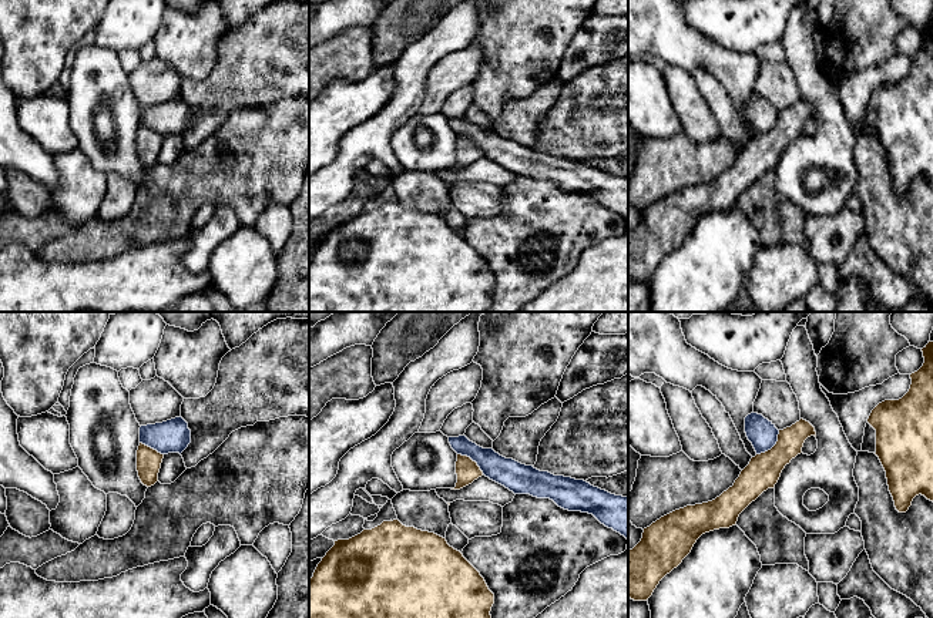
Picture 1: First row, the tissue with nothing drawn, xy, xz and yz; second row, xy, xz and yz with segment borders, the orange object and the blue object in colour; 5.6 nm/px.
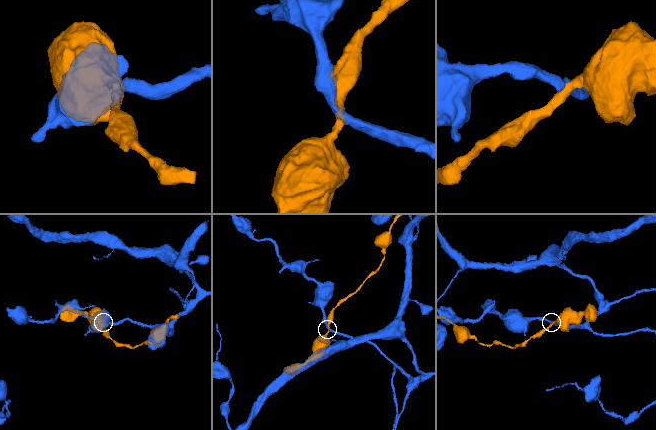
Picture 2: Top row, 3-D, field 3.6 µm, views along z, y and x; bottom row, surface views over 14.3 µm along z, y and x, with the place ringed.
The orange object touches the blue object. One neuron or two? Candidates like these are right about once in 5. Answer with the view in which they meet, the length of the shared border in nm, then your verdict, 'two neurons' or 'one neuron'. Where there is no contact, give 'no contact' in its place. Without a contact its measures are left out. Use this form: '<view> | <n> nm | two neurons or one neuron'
yz | 190 nm | two neurons

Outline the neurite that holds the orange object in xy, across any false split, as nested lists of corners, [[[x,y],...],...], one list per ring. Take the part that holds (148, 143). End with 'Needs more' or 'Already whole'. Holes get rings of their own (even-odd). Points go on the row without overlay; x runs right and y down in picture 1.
[[[140,124],[137,131],[137,152],[144,167],[151,168],[158,162],[162,140],[164,135]]]. Already whole

